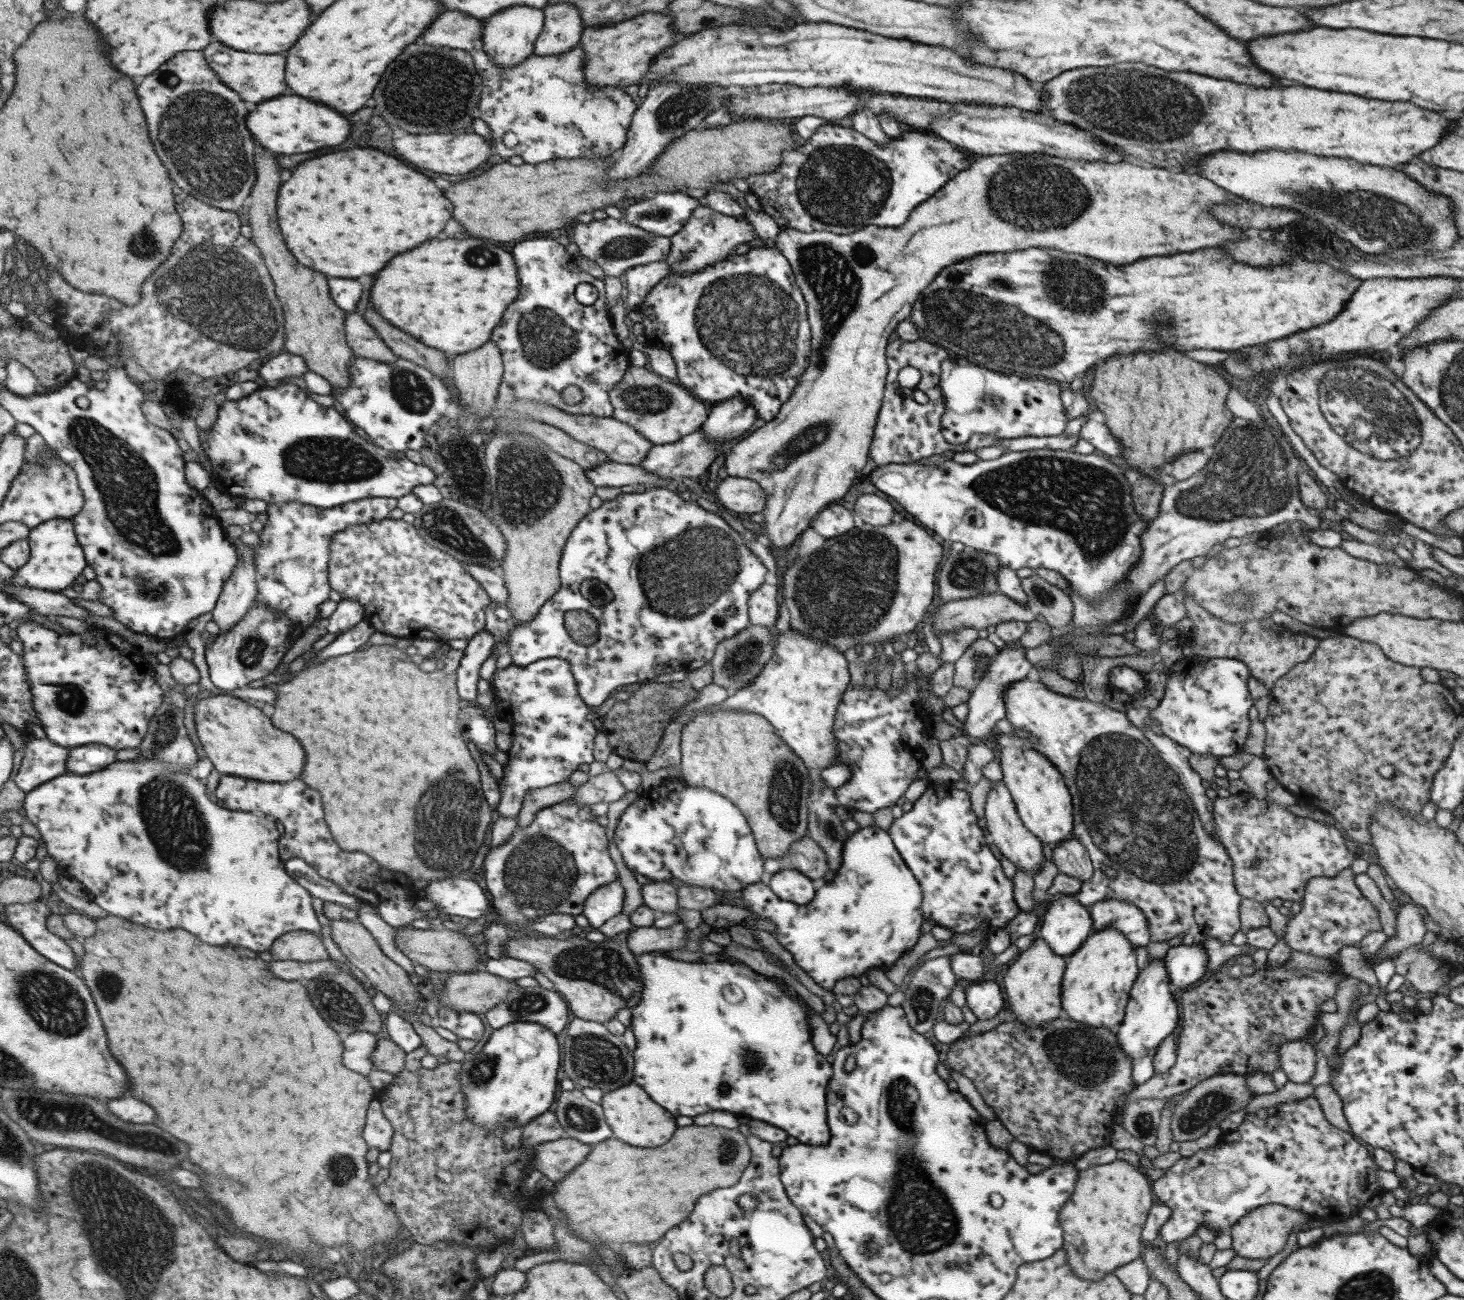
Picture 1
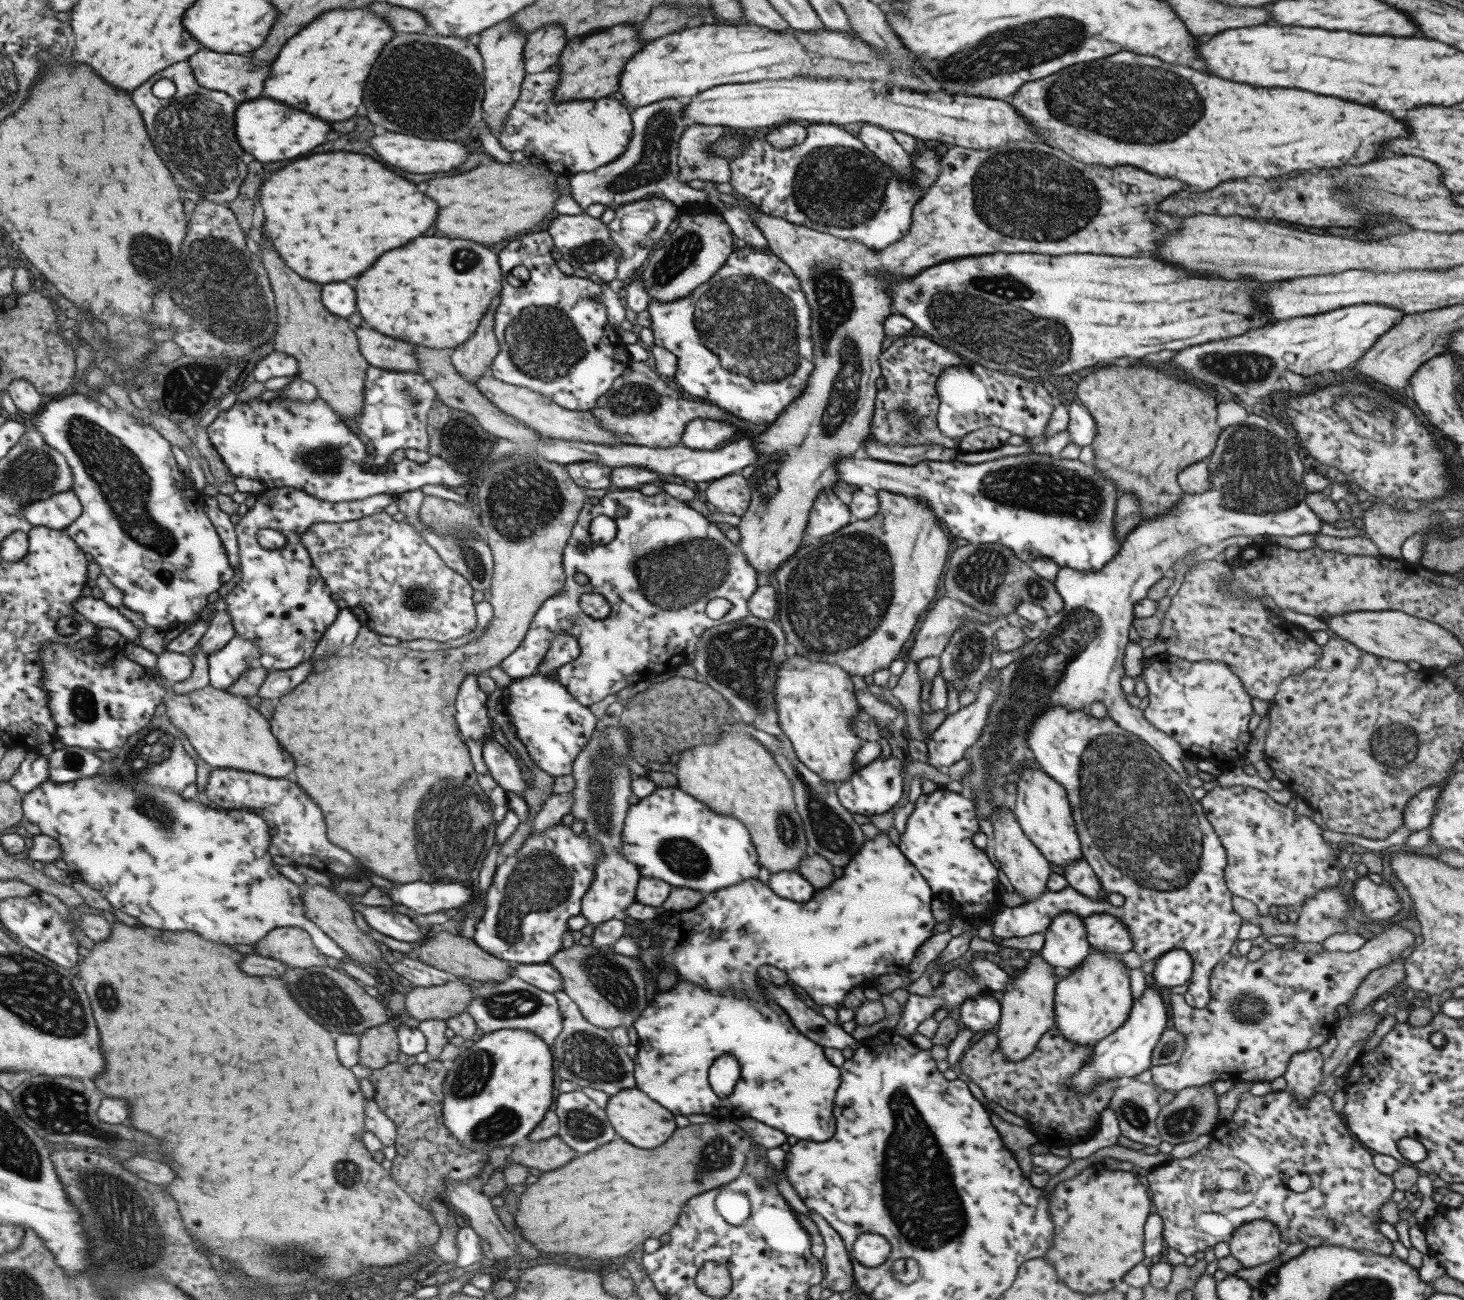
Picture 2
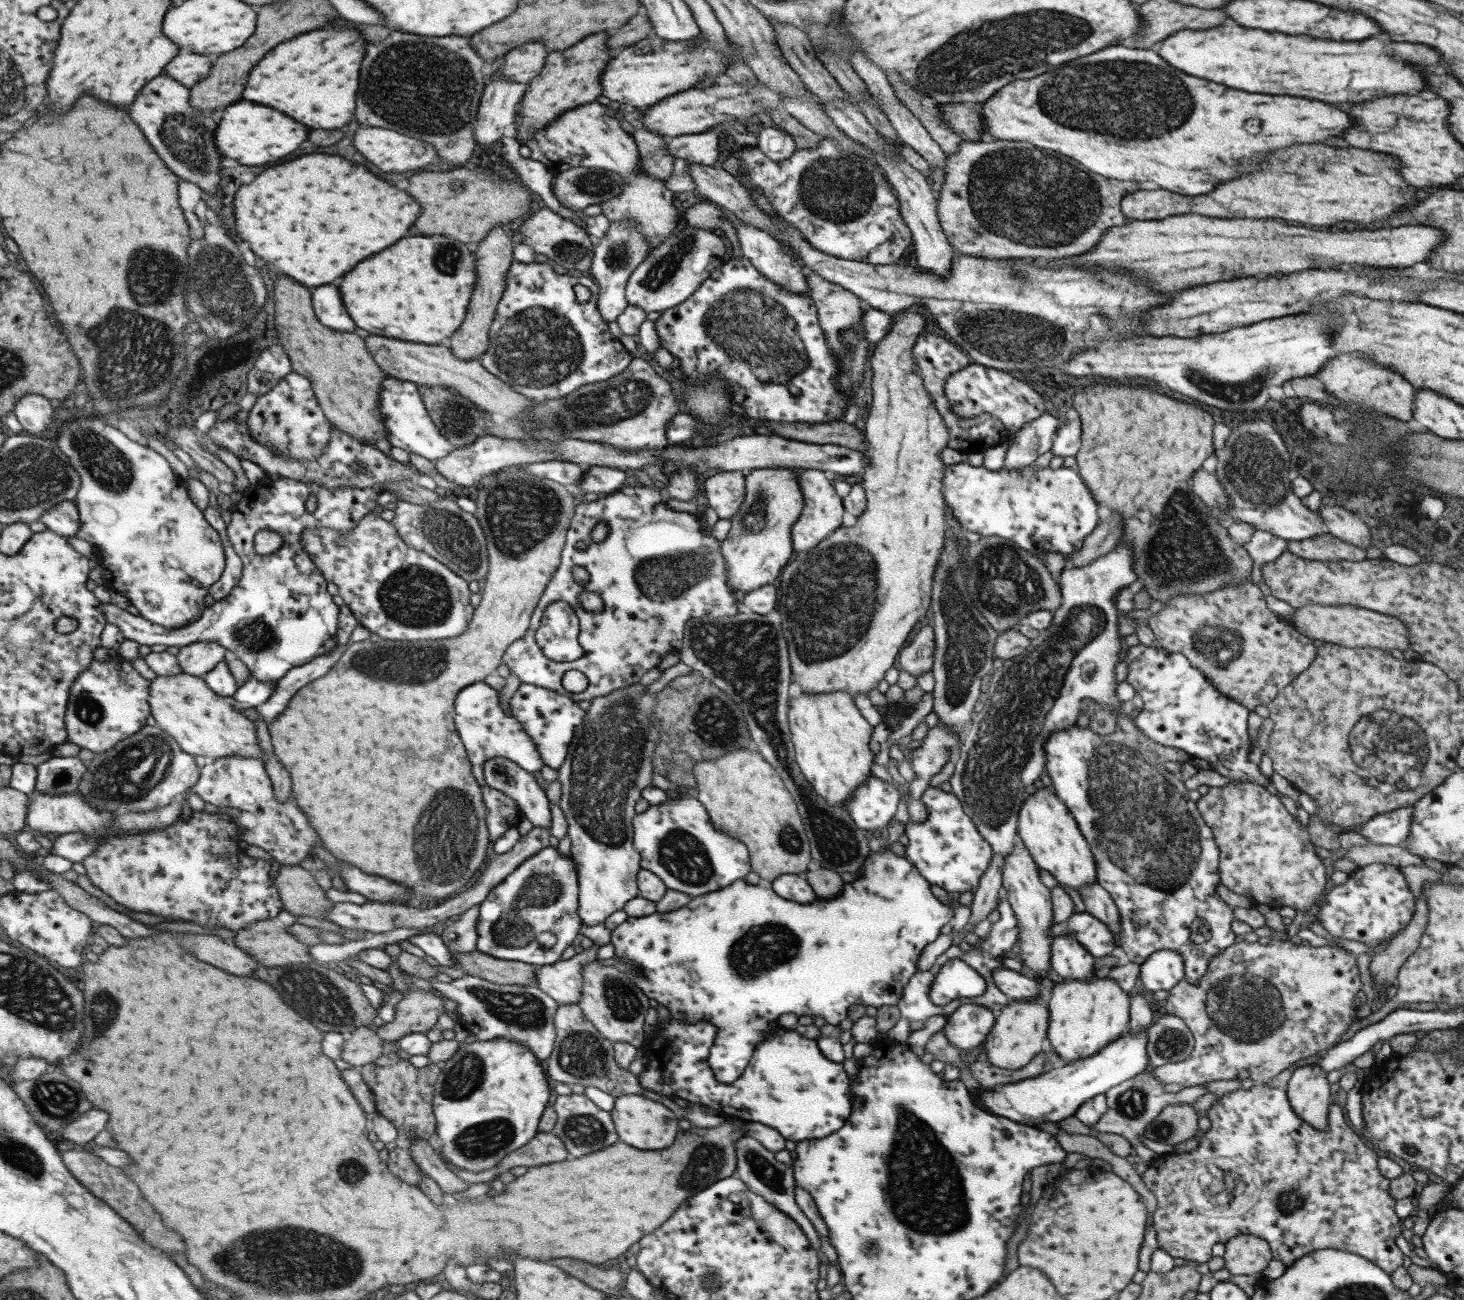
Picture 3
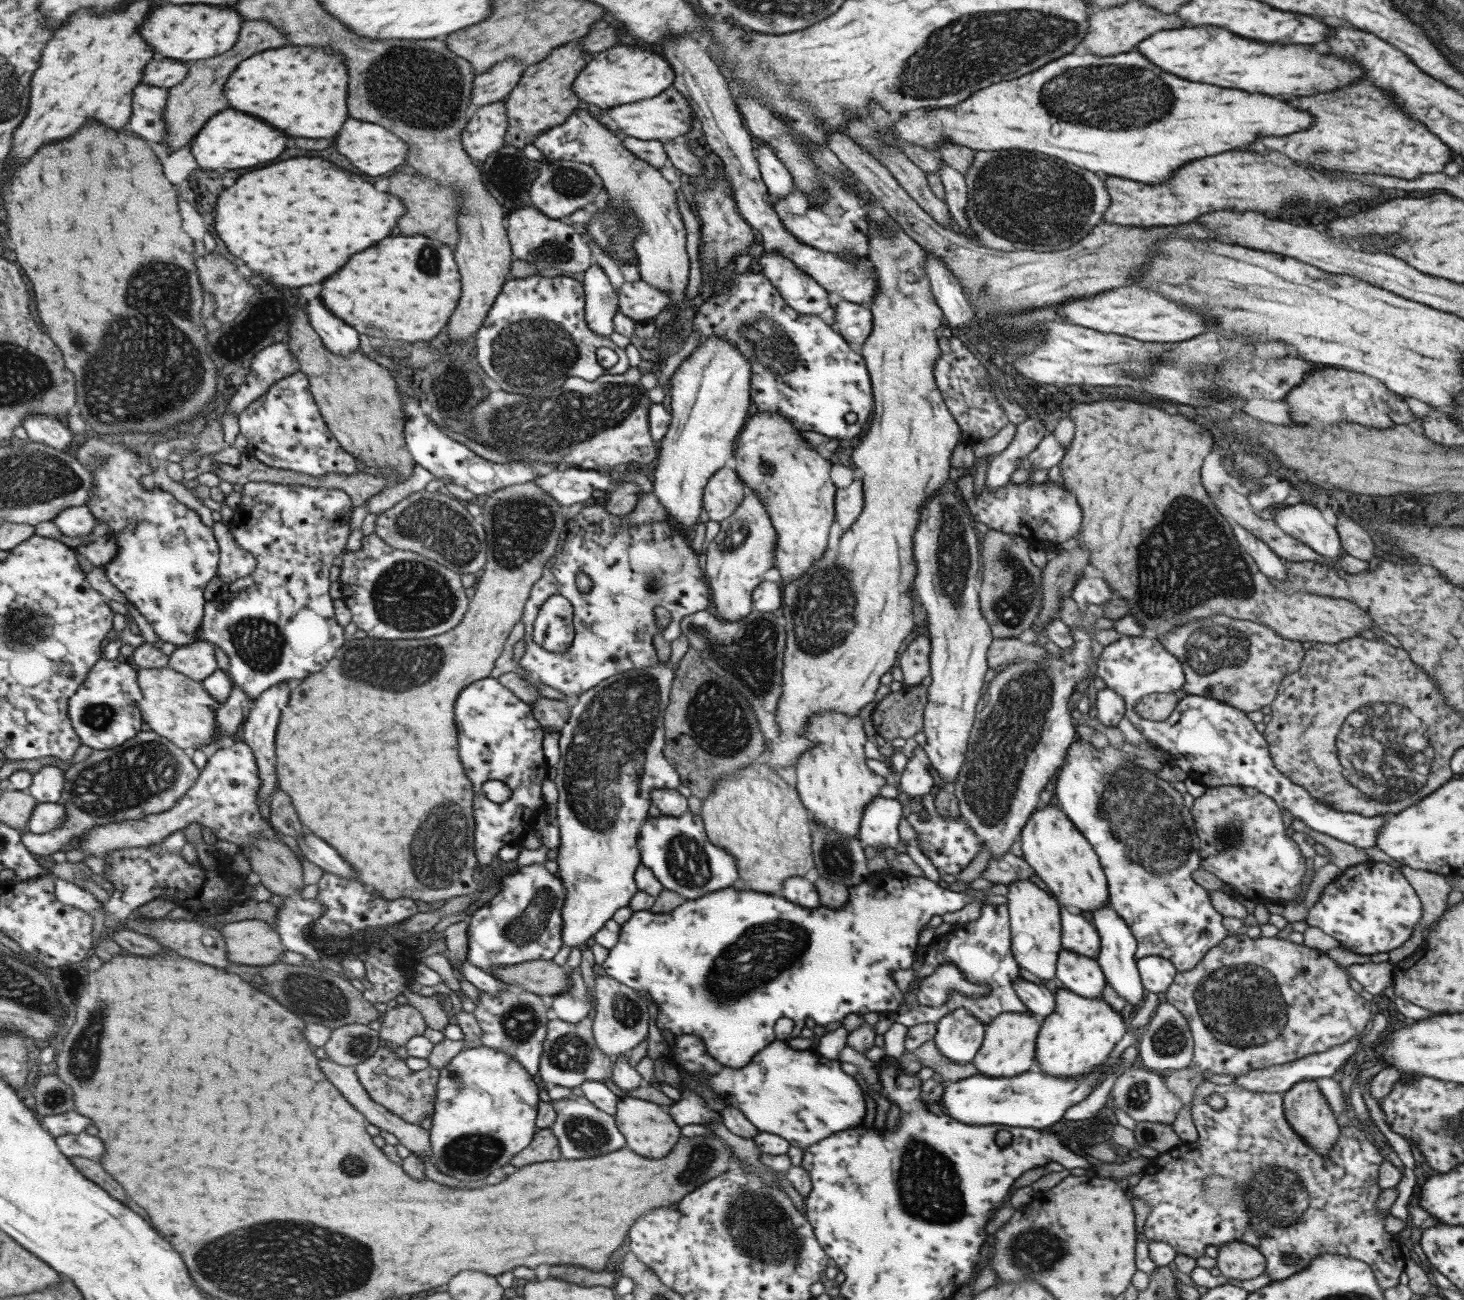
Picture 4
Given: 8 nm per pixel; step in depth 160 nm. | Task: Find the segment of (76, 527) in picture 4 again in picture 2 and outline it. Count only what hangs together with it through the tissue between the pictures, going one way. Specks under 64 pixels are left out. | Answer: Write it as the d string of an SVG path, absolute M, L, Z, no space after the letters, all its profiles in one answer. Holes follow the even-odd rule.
M71 490L54 494L50 499L36 500L25 508L22 516L34 527L65 530L82 515L82 512L82 500Z

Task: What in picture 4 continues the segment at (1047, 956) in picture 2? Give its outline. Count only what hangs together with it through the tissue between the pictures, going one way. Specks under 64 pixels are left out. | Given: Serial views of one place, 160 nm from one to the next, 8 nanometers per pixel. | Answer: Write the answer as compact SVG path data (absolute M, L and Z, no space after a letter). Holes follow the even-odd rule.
M1061 948L1056 958L1055 978L1062 987L1083 998L1102 996L1106 980L1096 959Z

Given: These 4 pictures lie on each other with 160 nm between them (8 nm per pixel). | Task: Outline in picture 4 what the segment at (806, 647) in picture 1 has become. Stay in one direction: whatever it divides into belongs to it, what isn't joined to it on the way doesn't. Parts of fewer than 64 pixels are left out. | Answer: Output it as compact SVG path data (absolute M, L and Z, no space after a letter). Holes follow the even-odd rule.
M823 712L807 720L800 734L814 742L810 750L799 753L792 764L801 804L818 825L837 831L842 839L857 837L863 807L879 794L879 788L885 784L885 778L871 772L865 765L863 744L866 737L861 720L858 716Z

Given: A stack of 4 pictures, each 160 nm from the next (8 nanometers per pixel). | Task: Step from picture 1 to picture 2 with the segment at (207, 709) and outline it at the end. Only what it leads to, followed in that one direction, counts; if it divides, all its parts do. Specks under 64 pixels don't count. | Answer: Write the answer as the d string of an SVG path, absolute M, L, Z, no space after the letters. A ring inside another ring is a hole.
M209 684L185 695L177 695L172 691L171 696L167 695L163 700L162 711L185 733L194 750L212 767L234 768L274 779L287 778L295 768L295 758L281 748L279 740L273 738L269 720L259 710L249 706L247 700L247 697L230 694Z

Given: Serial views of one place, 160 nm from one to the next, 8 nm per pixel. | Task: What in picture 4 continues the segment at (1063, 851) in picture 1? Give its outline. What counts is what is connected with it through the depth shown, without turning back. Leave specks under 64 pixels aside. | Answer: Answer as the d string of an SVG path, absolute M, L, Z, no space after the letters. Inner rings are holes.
M1107 904L1101 908L1091 911L1093 926L1098 932L1100 938L1100 947L1096 956L1097 964L1103 973L1104 979L1111 988L1125 999L1125 1002L1136 1005L1140 1000L1144 999L1146 991L1142 987L1140 976L1136 967L1136 951L1135 938L1131 934L1124 920Z

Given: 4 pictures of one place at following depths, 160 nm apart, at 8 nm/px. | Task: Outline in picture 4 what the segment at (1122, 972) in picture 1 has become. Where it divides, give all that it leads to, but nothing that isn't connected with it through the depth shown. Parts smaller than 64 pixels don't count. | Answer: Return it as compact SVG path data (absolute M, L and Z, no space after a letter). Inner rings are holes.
M1061 987L1055 990L1054 1003L1055 1006L1051 1014L1041 1018L1033 1059L1035 1058L1038 1063L1038 1070L1041 1071L1041 1074L1063 1079L1081 1078L1081 1076L1097 1070L1098 1066L1107 1061L1108 1054L1115 1048L1115 1044L1121 1040L1123 1033L1126 1032L1125 1023L1121 1019L1121 1015L1109 1007L1108 1002L1105 1002L1102 997L1083 998Z

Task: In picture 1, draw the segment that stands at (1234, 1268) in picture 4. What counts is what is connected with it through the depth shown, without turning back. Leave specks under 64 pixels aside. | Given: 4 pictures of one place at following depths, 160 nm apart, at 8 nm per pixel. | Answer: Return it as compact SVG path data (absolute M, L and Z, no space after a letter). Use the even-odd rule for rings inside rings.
M1266 1204L1254 1208L1230 1226L1231 1248L1235 1255L1241 1258L1267 1259L1283 1248L1293 1226L1304 1224L1310 1218L1312 1217L1309 1215L1280 1204Z

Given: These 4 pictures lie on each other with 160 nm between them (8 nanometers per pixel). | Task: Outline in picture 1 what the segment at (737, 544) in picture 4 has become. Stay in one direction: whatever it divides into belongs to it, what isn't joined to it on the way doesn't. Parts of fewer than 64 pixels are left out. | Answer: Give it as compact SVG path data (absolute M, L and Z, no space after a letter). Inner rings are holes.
M1011 153L1007 155L971 156L971 158L967 159L967 168L957 172L933 196L919 203L910 212L908 220L901 224L899 228L869 226L847 235L837 235L826 231L803 233L791 228L781 228L774 238L774 247L779 250L790 264L796 286L799 287L806 302L806 317L810 328L808 366L799 375L798 383L791 391L788 399L780 406L775 418L764 422L760 428L754 430L740 441L733 443L731 448L728 448L727 452L724 453L722 462L727 476L752 480L763 490L765 499L761 512L763 514L763 522L761 524L764 525L765 531L760 535L761 540L767 543L767 546L771 543L777 548L793 544L797 536L810 526L810 522L821 512L823 507L833 504L834 500L841 498L847 492L851 482L857 477L861 468L865 466L877 411L883 398L884 380L887 374L885 351L889 334L893 332L899 322L909 318L912 303L915 302L918 294L925 286L929 286L929 282L943 268L963 259L971 258L975 254L1011 252L1011 250L1025 250L1025 248L1031 248L1031 246L1035 246L1035 248L1037 246L1045 246L1061 250L1064 253L1073 252L1075 255L1089 256L1089 258L1103 260L1103 262L1114 265L1131 264L1131 262L1135 262L1139 258L1147 258L1147 256L1171 256L1171 254L1191 252L1191 250L1199 250L1199 248L1207 248L1207 246L1219 246L1219 244L1227 244L1229 240L1235 240L1237 236L1247 233L1248 230L1219 222L1213 218L1213 215L1208 210L1214 204L1233 204L1236 200L1238 200L1237 195L1232 195L1197 174L1171 174L1171 172L1159 170L1159 168L1149 168L1147 170L1147 168L1139 168L1133 162L1129 162L1129 164L1119 161L1113 162L1112 160L1083 162L1061 159L1041 153Z

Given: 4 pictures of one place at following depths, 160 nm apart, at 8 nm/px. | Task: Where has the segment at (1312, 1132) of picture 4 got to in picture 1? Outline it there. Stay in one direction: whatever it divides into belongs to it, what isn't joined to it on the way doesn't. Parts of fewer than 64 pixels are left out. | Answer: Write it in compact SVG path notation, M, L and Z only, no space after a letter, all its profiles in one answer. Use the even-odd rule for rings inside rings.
M1301 1039L1280 1044L1279 1065L1287 1080L1296 1084L1309 1082L1315 1073L1317 1053L1314 1046Z

